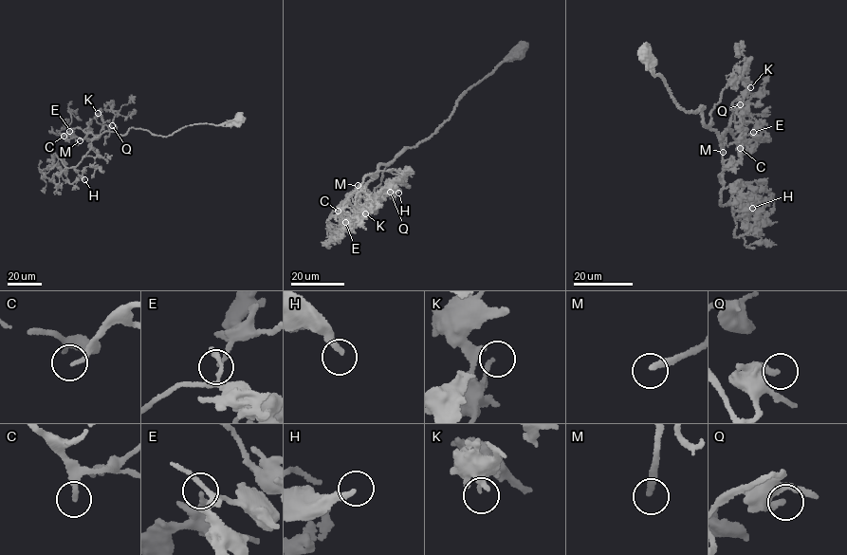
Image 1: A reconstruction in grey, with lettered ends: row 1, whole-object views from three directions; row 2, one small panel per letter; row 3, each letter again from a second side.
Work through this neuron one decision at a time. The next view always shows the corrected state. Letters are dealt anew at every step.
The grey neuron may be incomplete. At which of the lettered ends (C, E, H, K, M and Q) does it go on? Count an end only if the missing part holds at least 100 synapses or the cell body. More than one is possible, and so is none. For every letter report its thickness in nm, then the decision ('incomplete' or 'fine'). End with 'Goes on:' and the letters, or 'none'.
C: 170 nm thick; incomplete
E: 170 nm thick; fine
H: 240 nm thick; fine
K: 160 nm thick; fine
M: 240 nm thick; incomplete
Q: 240 nm thick; fine
Goes on: C, M

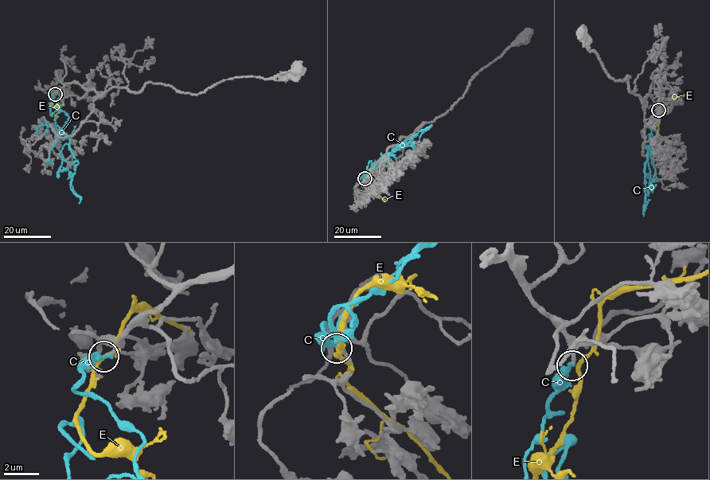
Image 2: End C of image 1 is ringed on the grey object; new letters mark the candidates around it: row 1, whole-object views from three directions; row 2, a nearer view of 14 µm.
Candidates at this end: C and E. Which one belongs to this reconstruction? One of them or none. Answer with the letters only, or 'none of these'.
none of these

